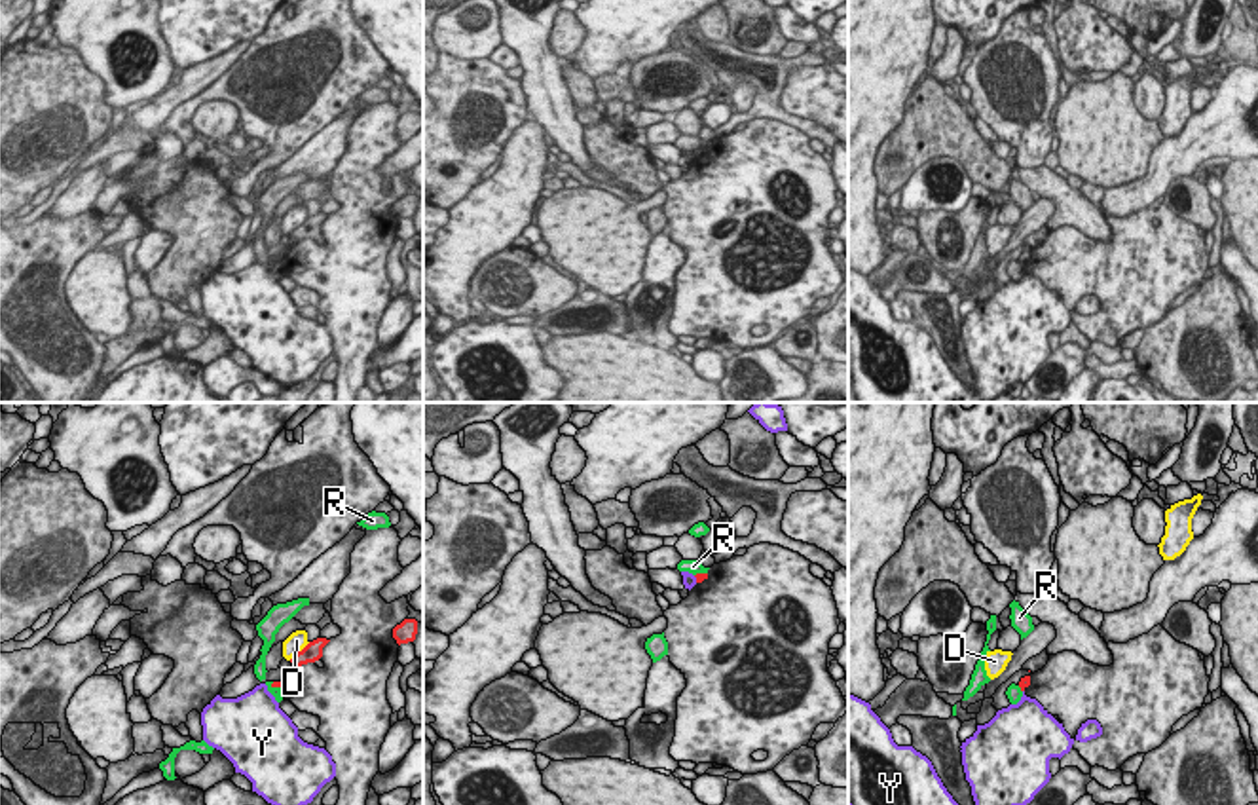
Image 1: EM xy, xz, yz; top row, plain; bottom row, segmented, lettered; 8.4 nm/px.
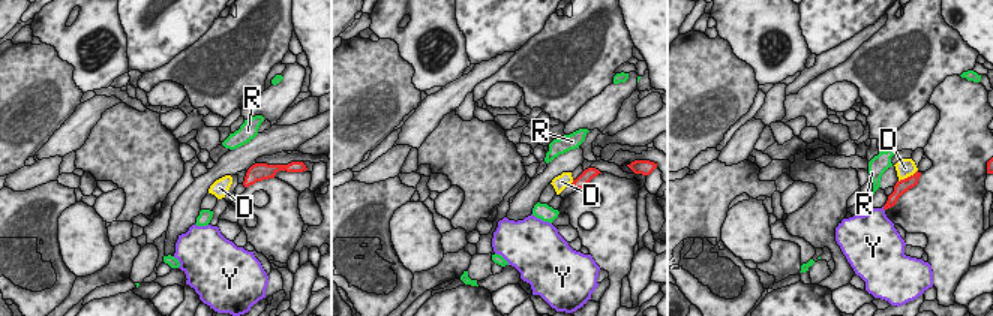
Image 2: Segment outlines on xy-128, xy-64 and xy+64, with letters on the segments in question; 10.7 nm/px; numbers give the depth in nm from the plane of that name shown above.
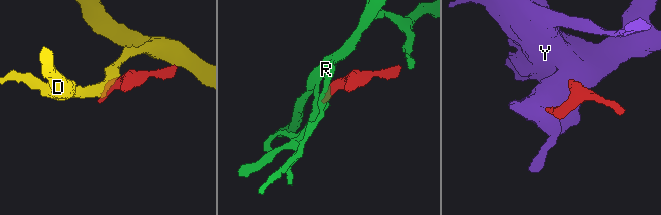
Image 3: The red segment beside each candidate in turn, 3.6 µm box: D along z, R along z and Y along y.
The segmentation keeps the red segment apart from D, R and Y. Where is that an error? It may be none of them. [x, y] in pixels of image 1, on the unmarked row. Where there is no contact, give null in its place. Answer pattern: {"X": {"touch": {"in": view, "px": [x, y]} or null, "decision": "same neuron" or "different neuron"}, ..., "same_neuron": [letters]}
{"D": {"touch": {"in": "xy", "px": [298, 226]}, "decision": "different neuron"}, "R": {"touch": {"in": "xy", "px": [276, 261]}, "decision": "different neuron"}, "Y": {"touch": {"in": "xz", "px": [697, 154]}, "decision": "different neuron"}, "same_neuron": []}

